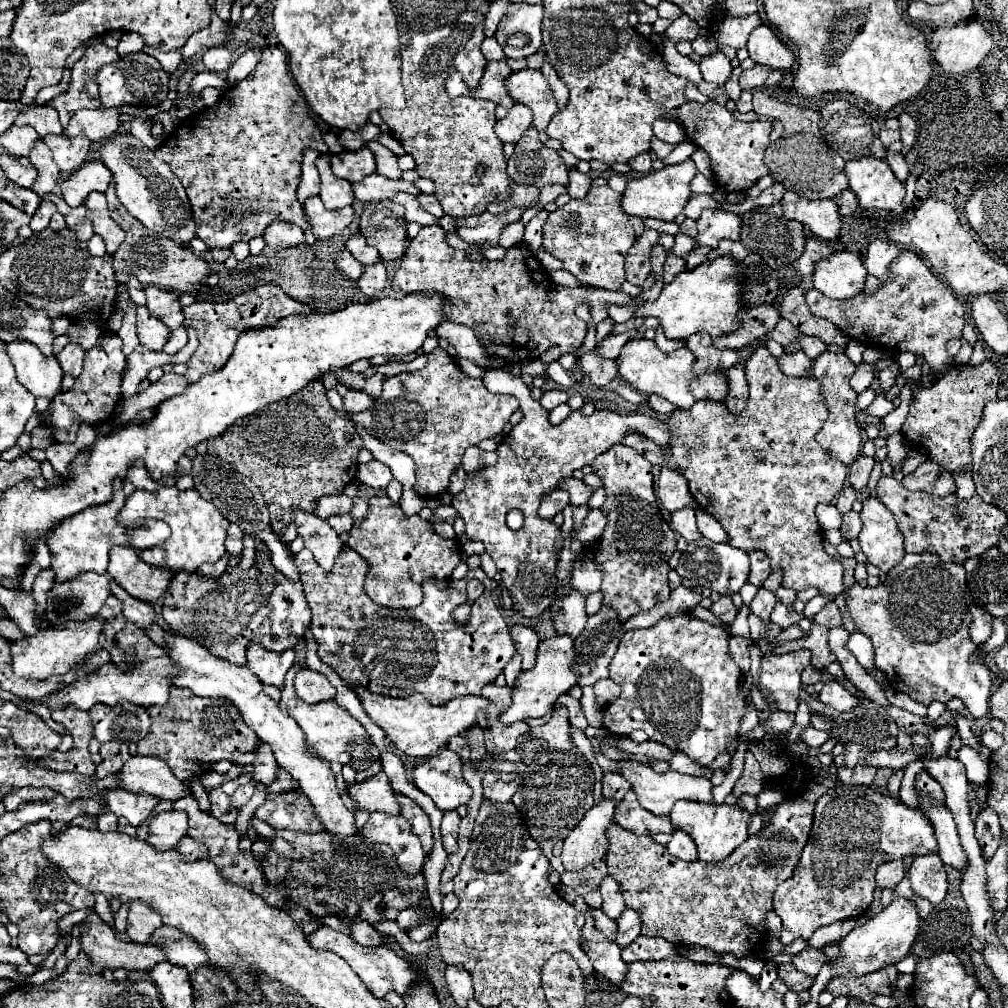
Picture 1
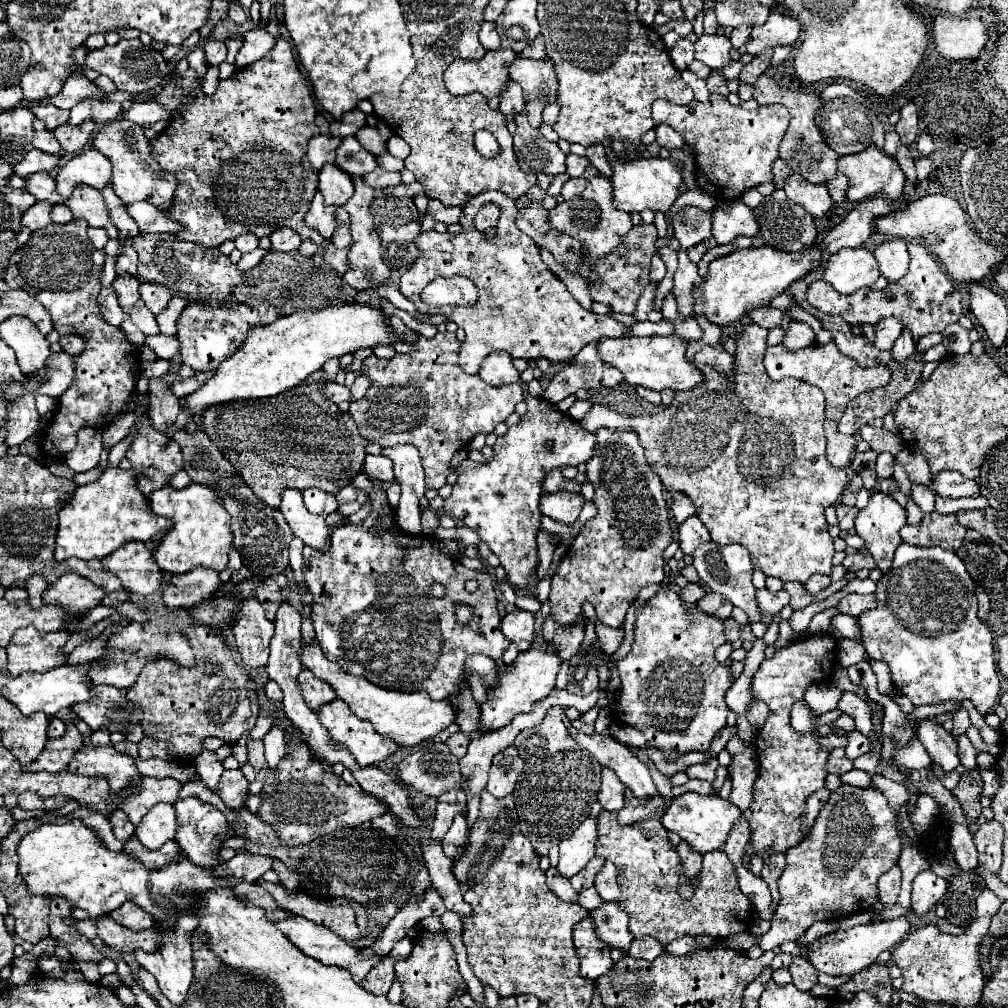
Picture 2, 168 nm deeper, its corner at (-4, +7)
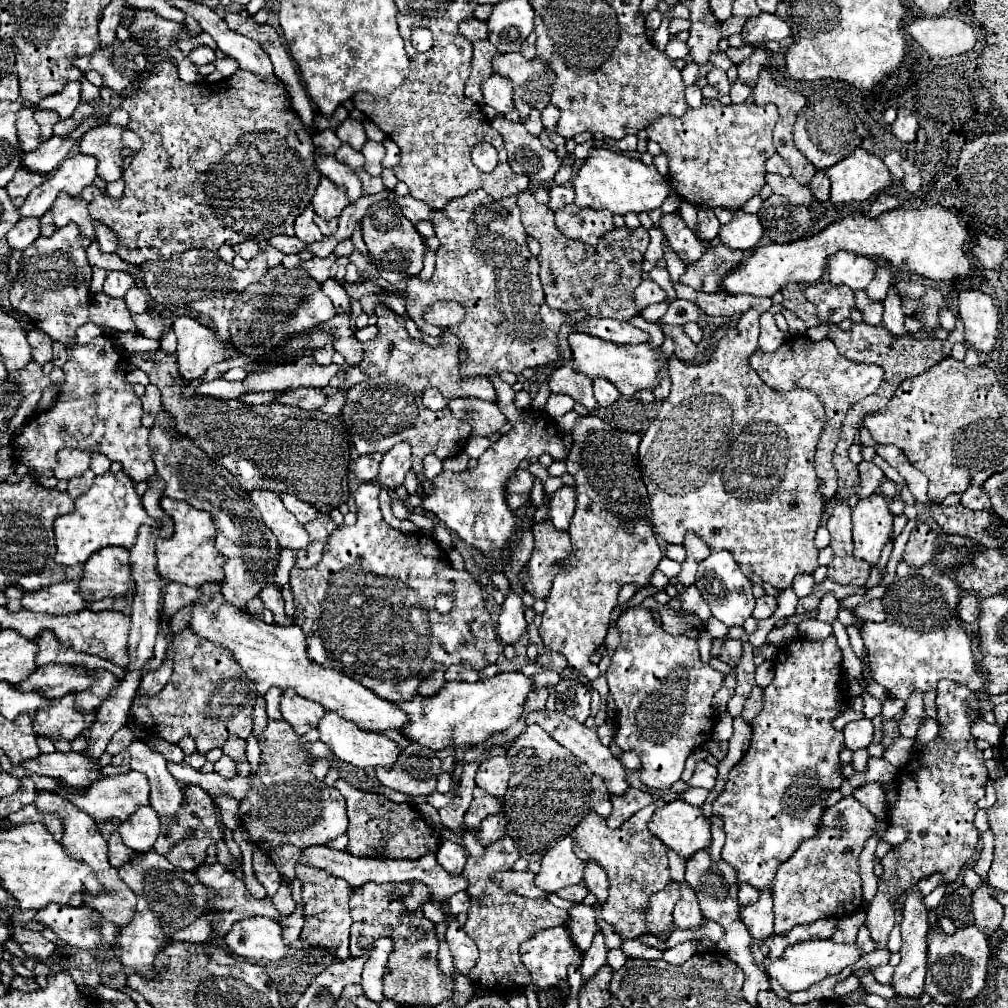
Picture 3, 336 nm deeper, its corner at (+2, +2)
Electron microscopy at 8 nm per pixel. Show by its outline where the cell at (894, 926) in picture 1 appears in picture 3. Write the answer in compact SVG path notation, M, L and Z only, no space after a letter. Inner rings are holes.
M828 939L804 941L804 943L790 945L784 951L784 955L776 961L766 959L766 973L772 979L776 979L786 991L800 991L800 989L808 989L812 983L818 983L828 975L840 973L842 969L854 965L860 957L862 957L862 951L856 943L832 943Z

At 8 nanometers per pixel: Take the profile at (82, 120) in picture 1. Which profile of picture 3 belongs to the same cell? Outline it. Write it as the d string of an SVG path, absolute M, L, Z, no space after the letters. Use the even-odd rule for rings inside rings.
M68 83L62 93L50 95L50 99L42 99L42 107L56 111L60 119L70 119L78 103L80 103L80 83Z

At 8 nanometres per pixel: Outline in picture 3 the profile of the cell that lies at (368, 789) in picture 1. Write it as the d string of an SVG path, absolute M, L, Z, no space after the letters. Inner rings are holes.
M268 721L268 727L258 737L262 749L260 769L252 779L252 787L246 799L240 801L240 817L244 829L248 829L252 841L268 853L272 849L294 845L326 845L340 837L348 829L346 801L338 789L320 783L312 773L306 759L302 759L302 747L298 747L298 735L290 725L280 721Z

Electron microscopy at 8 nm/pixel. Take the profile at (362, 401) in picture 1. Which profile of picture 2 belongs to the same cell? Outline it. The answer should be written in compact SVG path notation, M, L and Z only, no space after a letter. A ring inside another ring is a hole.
M324 382L324 394L334 404L340 404L344 400L350 400L350 390L346 386L342 386L342 384L336 384L336 382Z

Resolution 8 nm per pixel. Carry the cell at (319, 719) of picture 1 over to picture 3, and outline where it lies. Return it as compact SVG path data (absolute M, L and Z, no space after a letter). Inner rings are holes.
M328 711L320 719L318 731L320 731L320 741L326 743L336 753L336 757L340 761L346 761L354 767L362 767L362 769L366 769L366 767L386 767L386 769L390 769L396 763L398 753L400 753L398 745L392 739L388 739L386 735L374 735L374 733L360 731L352 721L342 719L334 711Z

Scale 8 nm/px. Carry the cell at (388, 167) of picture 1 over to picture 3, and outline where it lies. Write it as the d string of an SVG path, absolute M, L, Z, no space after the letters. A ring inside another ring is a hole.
M350 117L336 129L336 135L340 137L342 143L348 143L348 145L350 145L352 149L356 149L356 151L360 151L360 149L364 147L364 143L368 141L362 123L360 123L360 121L354 121L354 119L350 119Z

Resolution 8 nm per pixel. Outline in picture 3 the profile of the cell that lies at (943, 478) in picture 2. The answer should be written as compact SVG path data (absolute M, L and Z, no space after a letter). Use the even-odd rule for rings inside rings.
M968 487L962 493L960 503L968 509L990 509L990 497L986 495L986 491L982 491L982 487Z

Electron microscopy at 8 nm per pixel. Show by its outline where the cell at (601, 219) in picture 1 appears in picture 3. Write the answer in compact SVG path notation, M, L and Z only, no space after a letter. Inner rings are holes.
M576 203L558 209L554 217L556 217L556 227L564 237L584 241L590 245L598 243L606 233L616 229L610 211L578 207Z

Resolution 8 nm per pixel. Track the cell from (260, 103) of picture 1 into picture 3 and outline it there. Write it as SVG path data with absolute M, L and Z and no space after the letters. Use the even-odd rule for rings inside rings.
M162 61L162 63L154 65L150 73L152 75L148 79L142 79L136 85L136 89L126 93L124 103L122 103L122 109L130 113L128 129L136 131L142 139L142 149L132 157L128 169L124 169L124 183L126 183L124 195L120 197L120 201L114 201L108 195L100 195L100 189L96 185L90 185L80 193L80 199L86 199L86 203L88 203L88 211L90 211L92 219L102 221L118 235L120 257L132 265L140 265L140 263L150 261L150 259L154 259L154 261L156 259L170 259L174 253L182 253L186 249L218 251L220 245L236 245L236 243L246 241L246 239L268 241L274 235L294 235L294 219L302 213L302 209L306 209L306 201L312 199L314 187L318 185L320 171L316 171L316 167L314 167L316 147L314 147L312 137L306 131L304 123L300 121L298 113L292 109L292 101L290 101L290 93L286 89L286 85L276 77L274 79L262 79L262 77L258 77L246 69L238 69L232 77L226 77L218 83L200 81L200 83L190 85L178 77L178 69L170 61Z

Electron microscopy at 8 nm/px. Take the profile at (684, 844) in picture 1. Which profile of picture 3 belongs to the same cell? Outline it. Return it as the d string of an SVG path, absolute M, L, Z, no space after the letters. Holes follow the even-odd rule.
M680 881L680 899L674 905L674 923L682 929L696 929L704 925L698 897L686 881Z

